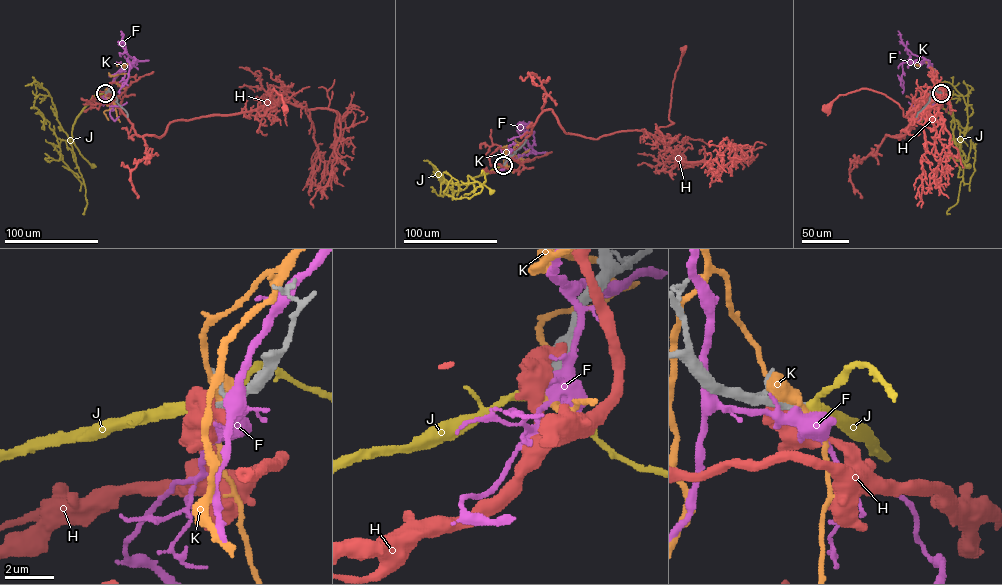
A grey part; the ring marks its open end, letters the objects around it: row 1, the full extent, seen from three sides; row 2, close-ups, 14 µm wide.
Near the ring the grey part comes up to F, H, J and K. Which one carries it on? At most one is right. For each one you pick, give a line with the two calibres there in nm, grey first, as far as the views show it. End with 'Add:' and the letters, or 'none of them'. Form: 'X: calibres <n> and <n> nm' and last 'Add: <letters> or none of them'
J: calibres 360 and 420 nm
Add: J

